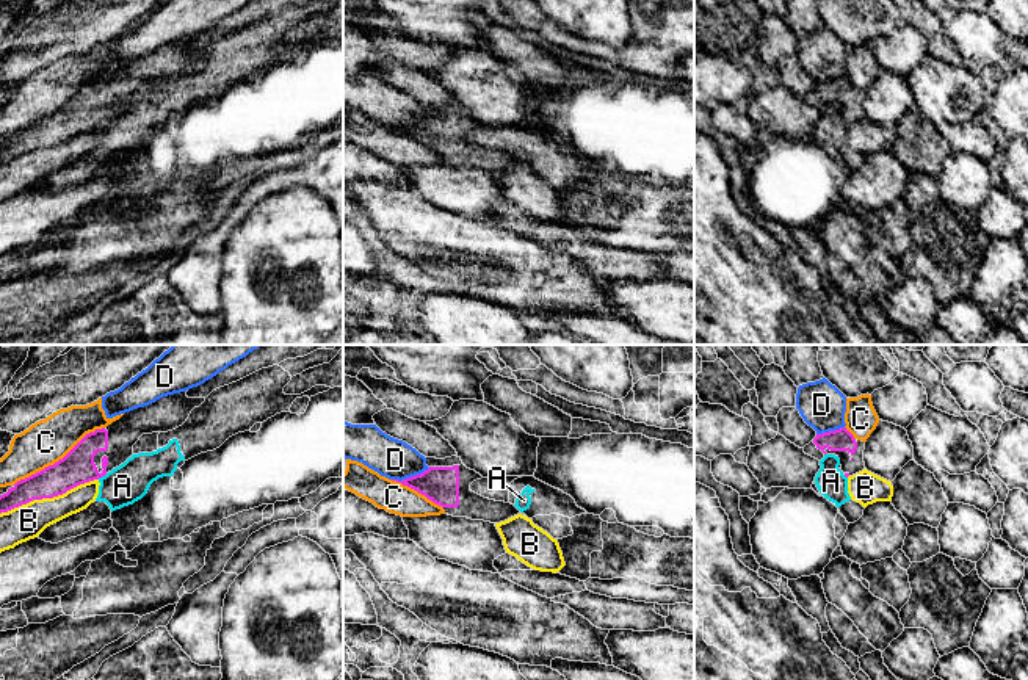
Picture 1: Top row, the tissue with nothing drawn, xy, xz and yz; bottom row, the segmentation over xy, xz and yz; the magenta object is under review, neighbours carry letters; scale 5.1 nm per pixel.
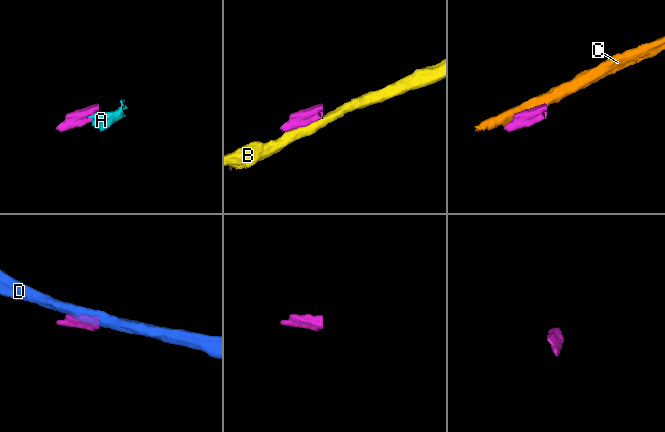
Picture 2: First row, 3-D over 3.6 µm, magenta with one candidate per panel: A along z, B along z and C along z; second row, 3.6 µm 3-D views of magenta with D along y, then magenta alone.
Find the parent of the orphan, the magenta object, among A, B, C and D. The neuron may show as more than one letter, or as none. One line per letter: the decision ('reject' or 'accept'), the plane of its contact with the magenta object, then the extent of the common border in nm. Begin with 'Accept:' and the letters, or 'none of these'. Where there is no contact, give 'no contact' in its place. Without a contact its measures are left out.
Accept: none of these
A: reject; meets magenta in xy; contact 60 nm long
B: reject; meets magenta in xy; contact 550 nm long
C: reject; meets magenta in xy; contact 550 nm long
D: reject; meets magenta in xz; contact 220 nm long

